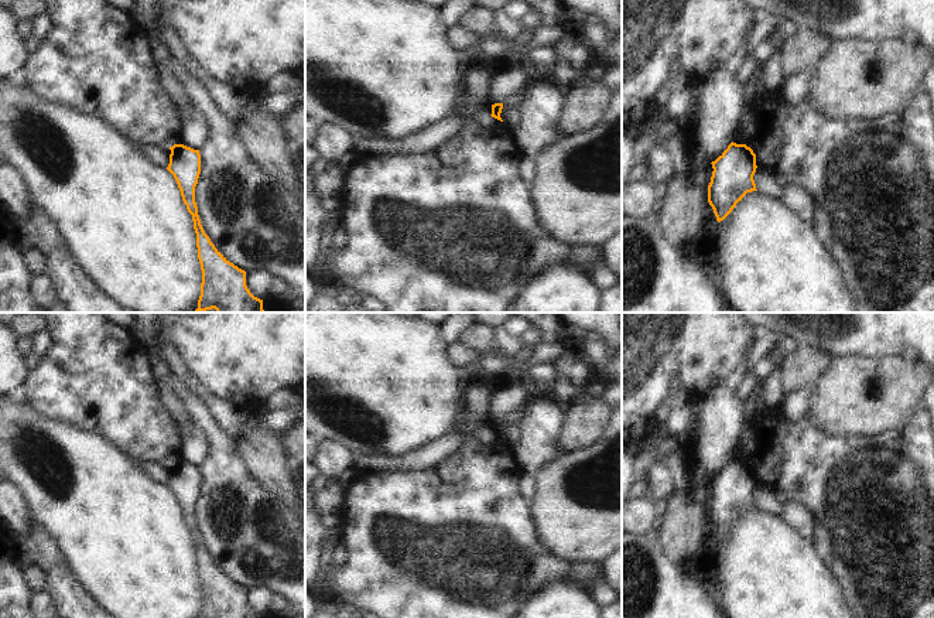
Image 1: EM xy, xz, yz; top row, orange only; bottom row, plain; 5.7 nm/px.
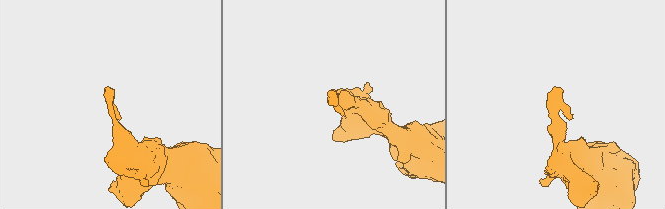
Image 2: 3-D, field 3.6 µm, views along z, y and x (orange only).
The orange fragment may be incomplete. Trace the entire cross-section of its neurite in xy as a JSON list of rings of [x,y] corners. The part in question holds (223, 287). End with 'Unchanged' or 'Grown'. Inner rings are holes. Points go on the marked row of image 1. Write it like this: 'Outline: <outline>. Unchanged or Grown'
Outline: [[[174,144],[170,147],[170,164],[167,170],[174,175],[184,204],[192,215],[194,229],[196,233],[198,259],[202,270],[201,296],[198,300],[196,313],[215,308],[216,313],[264,313],[263,300],[254,297],[246,286],[246,272],[230,263],[211,242],[205,233],[198,215],[195,202],[195,187],[201,174],[201,154],[184,144]]]. Unchanged

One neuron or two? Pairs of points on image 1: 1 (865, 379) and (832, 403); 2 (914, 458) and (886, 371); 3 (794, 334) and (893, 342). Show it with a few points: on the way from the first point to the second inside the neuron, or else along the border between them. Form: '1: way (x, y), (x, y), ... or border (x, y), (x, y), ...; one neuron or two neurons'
1: way (856, 388), (841, 403); one neuron
2: border (919, 409), (900, 432), (879, 434), (873, 439); two neurons
3: way (818, 334), (869, 334); one neuron

